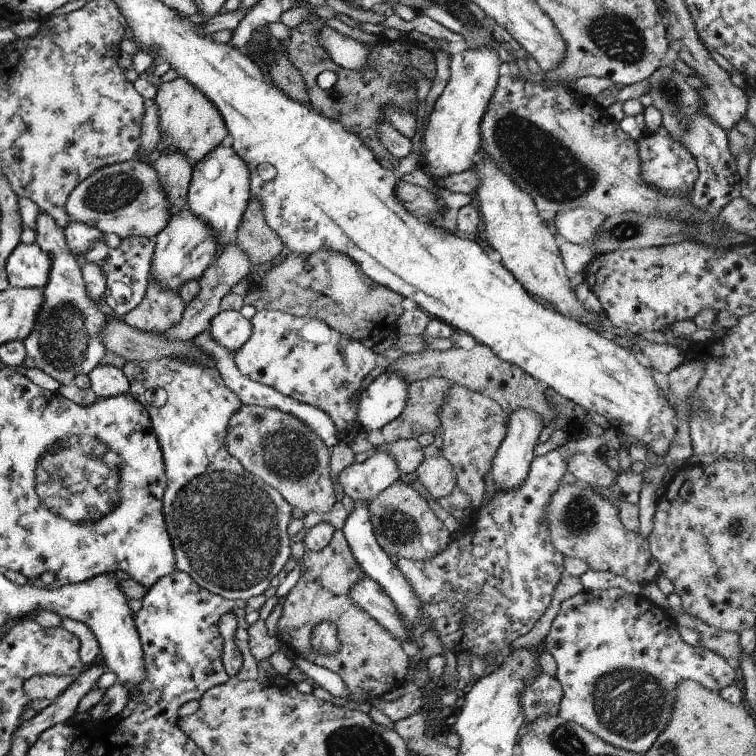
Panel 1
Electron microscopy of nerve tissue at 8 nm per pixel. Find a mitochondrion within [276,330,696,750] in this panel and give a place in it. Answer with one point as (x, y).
(629, 704)

